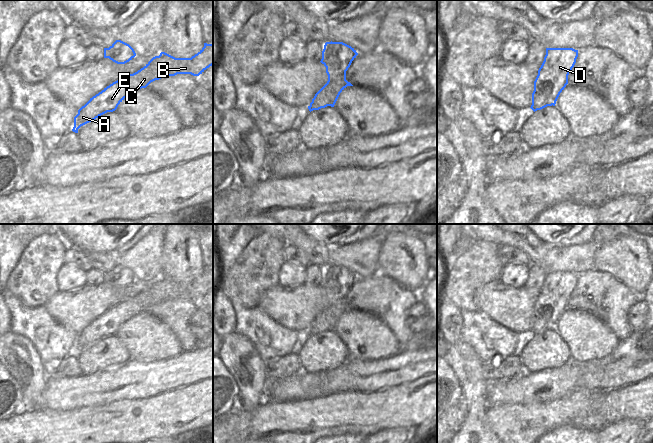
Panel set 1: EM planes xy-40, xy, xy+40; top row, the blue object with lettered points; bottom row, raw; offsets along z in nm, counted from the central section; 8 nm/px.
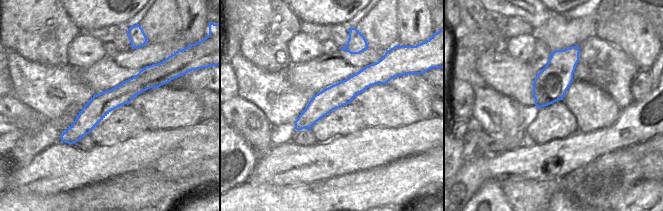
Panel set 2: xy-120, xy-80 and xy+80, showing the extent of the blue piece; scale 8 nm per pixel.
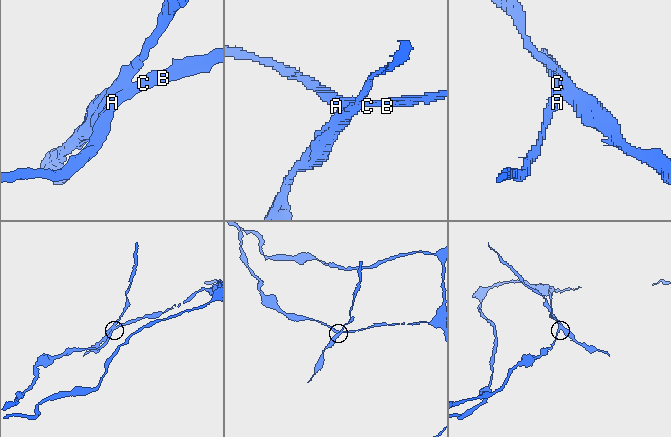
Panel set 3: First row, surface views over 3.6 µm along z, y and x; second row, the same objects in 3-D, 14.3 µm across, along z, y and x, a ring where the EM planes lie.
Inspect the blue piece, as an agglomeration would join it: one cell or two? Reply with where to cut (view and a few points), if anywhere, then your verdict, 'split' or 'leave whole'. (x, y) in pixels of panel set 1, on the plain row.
cut in xy along (345, 303), (333, 305), (320, 314); split

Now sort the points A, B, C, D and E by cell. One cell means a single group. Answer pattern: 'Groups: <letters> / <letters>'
Groups: A B C E / D.

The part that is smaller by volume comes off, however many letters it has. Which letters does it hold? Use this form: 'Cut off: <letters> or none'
Cut off: D

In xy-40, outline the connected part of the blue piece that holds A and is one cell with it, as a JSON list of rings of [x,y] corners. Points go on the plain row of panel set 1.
[[[204,267],[204,271],[191,282],[175,282],[161,276],[137,296],[123,300],[90,322],[74,341],[72,355],[78,357],[81,350],[107,336],[115,335],[127,320],[141,312],[146,312],[155,304],[177,298],[199,300],[212,289],[213,268]]]

